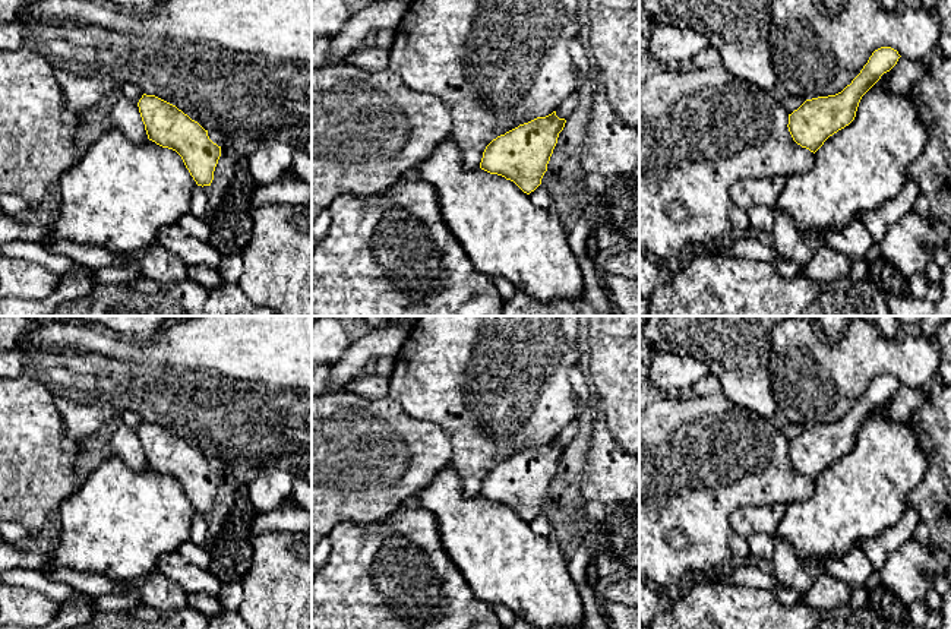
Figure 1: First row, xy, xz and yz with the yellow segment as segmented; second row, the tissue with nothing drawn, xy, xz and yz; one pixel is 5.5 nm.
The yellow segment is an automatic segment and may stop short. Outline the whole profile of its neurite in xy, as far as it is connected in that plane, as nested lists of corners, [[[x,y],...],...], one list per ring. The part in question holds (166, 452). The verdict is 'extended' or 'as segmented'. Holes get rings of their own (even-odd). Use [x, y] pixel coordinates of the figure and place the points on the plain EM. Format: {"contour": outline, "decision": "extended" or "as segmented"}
{"contour": [[[143,421],[138,434],[148,467],[176,478],[198,513],[211,513],[221,474],[209,467],[208,458],[155,423]]], "decision": "as segmented"}

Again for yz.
{"contour": [[[881,374],[841,420],[806,427],[789,442],[787,455],[793,468],[815,481],[830,464],[854,448],[862,424],[897,392],[900,385],[897,377]]], "decision": "as segmented"}

